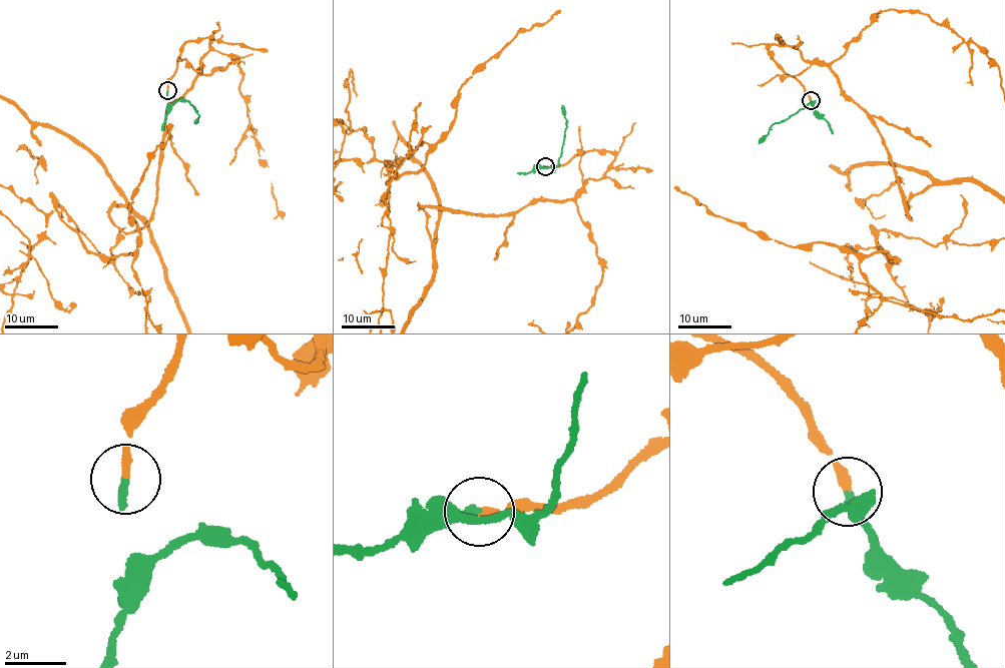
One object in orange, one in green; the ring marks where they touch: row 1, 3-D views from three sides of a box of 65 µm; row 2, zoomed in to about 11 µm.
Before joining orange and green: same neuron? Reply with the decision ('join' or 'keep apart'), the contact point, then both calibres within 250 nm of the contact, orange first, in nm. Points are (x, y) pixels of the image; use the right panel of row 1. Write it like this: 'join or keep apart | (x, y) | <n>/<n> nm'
join | (811, 100) | 280/240 nm

